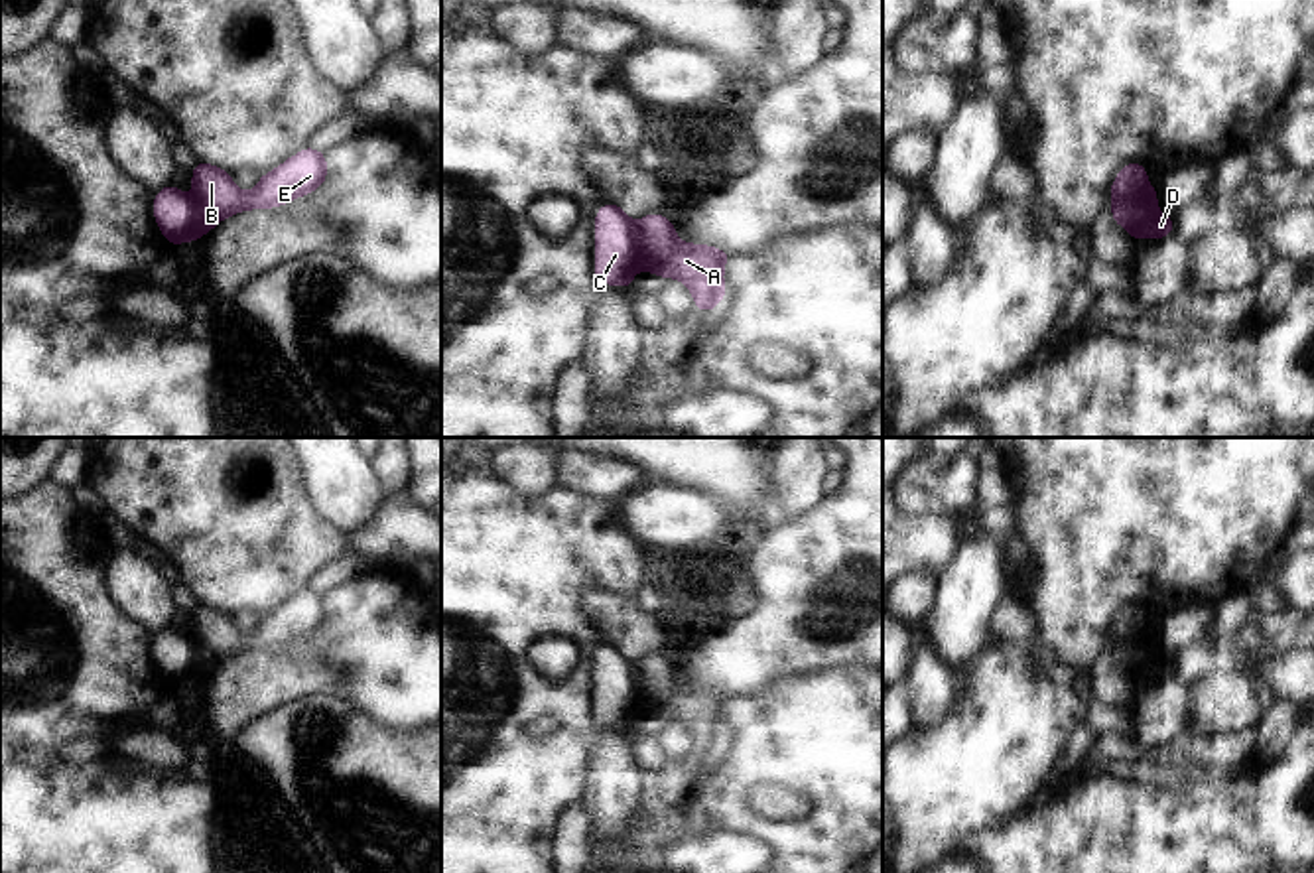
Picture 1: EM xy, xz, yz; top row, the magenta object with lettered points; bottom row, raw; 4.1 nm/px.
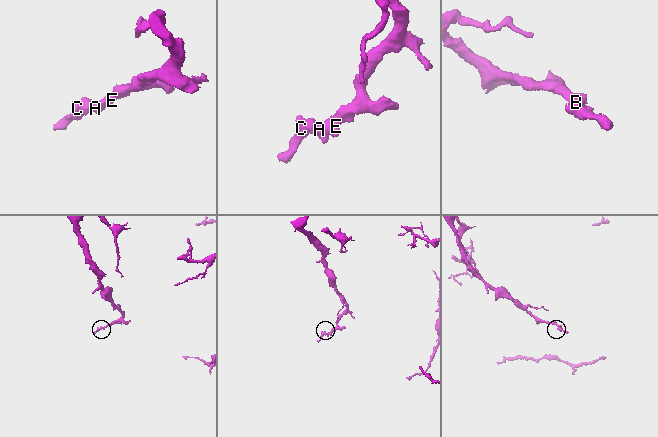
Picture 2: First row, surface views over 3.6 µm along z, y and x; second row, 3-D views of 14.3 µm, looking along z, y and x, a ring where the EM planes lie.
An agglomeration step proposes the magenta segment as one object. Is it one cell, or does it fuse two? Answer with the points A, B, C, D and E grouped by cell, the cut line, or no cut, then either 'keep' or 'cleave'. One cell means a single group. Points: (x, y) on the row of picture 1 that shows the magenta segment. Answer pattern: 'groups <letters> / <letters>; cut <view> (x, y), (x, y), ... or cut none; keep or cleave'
groups A B E / C D; cut yz (1155, 200), (1129, 207), (1133, 217), (1129, 231); cleave

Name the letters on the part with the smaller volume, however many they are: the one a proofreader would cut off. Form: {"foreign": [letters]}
{"foreign": ["C", "D"]}

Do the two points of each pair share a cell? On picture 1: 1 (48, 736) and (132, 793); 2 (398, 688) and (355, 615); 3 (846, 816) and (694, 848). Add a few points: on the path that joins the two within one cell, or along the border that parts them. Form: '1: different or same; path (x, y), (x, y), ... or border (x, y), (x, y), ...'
1: different; border (54, 753), (26, 757)
2: same; path (398, 671), (389, 649), (373, 633)
3: different; border (706, 836), (745, 832), (763, 838), (777, 852)

